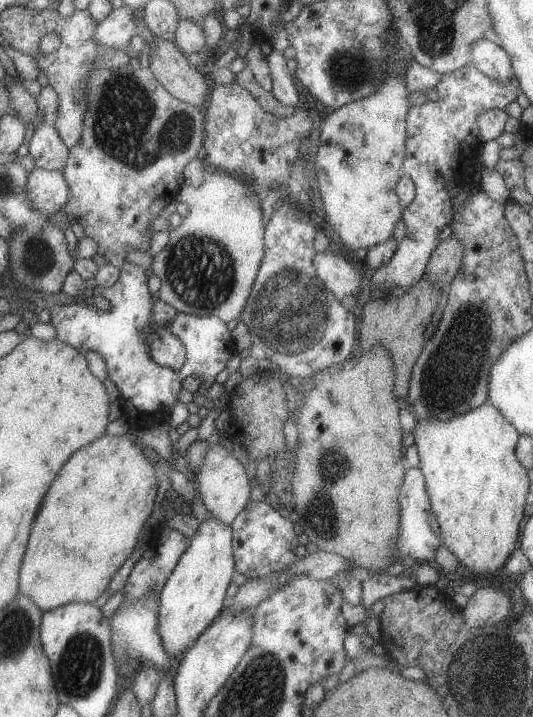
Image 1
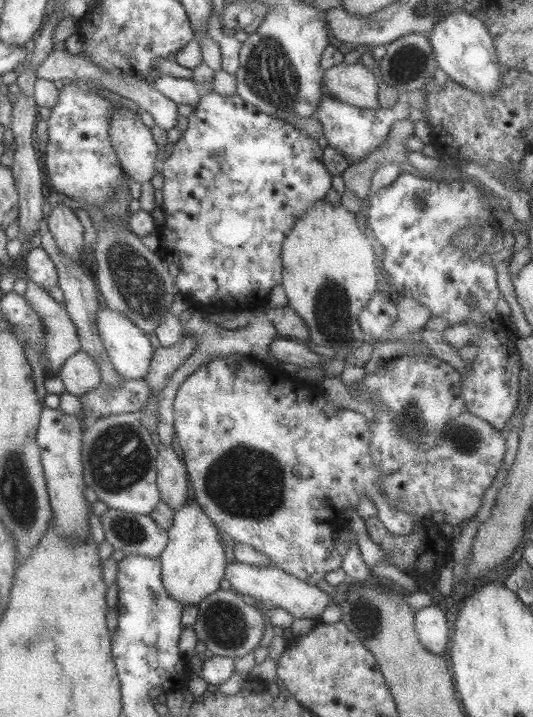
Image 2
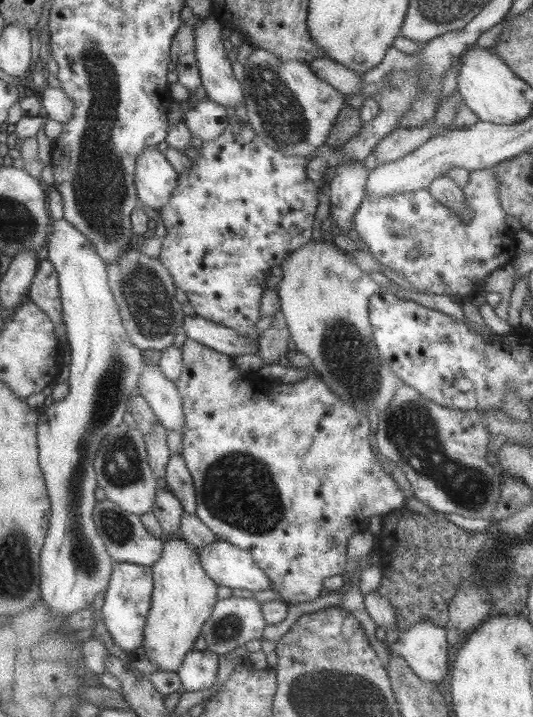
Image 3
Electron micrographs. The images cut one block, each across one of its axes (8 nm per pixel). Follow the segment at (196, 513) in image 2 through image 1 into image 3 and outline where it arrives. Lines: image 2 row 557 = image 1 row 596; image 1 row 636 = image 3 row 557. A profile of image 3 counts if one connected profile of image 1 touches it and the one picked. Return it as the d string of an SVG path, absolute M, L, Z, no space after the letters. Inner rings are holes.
M176 537L163 539L164 543L160 557L150 567L152 572L152 593L150 607L143 626L143 642L139 651L147 657L147 661L156 666L157 671L176 672L183 663L183 658L193 649L195 639L199 637L199 631L203 622L209 619L214 604L218 601L215 592L217 585L201 568L198 561L198 549L189 546L184 540Z

